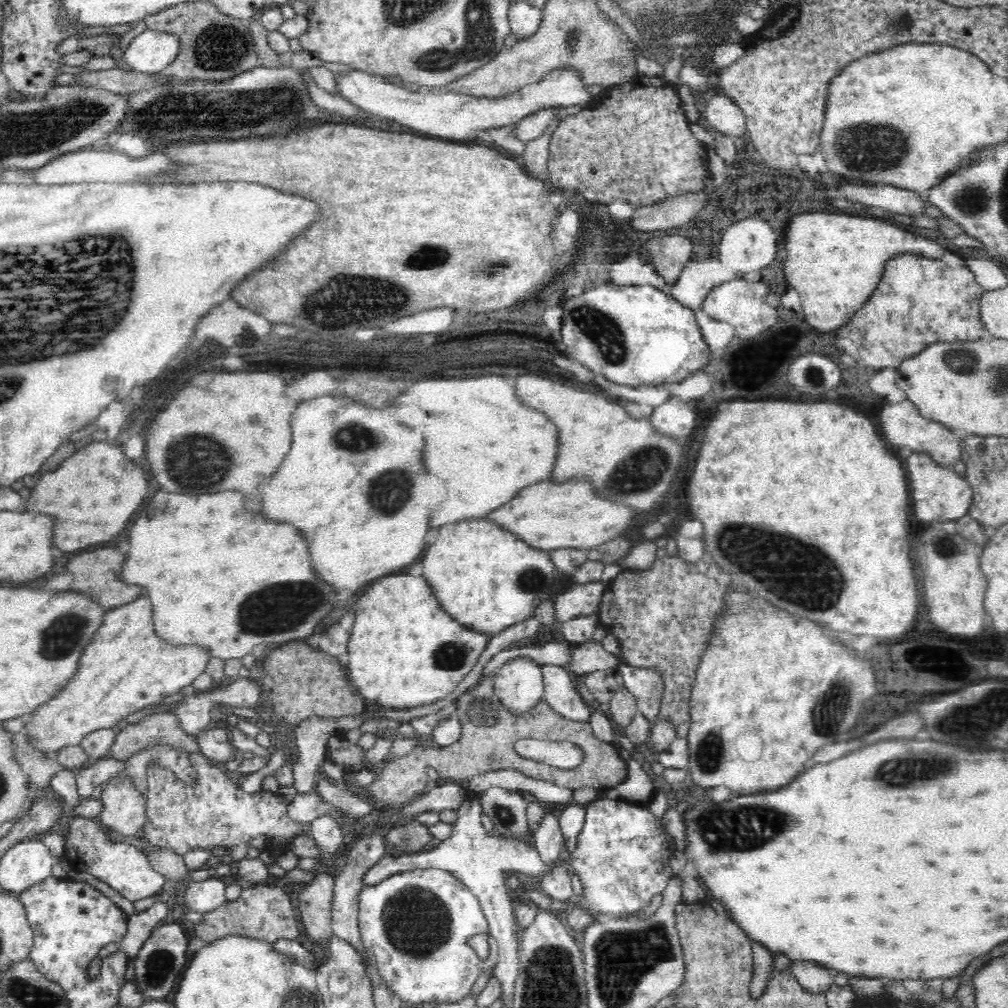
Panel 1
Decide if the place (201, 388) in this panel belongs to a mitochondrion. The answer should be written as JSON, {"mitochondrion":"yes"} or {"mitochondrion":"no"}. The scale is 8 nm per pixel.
{"mitochondrion":"no"}

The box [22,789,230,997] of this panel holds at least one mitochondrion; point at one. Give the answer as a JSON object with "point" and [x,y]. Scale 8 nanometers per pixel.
{"point":[159,966]}

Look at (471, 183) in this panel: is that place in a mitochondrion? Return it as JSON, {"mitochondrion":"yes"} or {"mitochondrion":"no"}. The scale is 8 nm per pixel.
{"mitochondrion":"no"}

